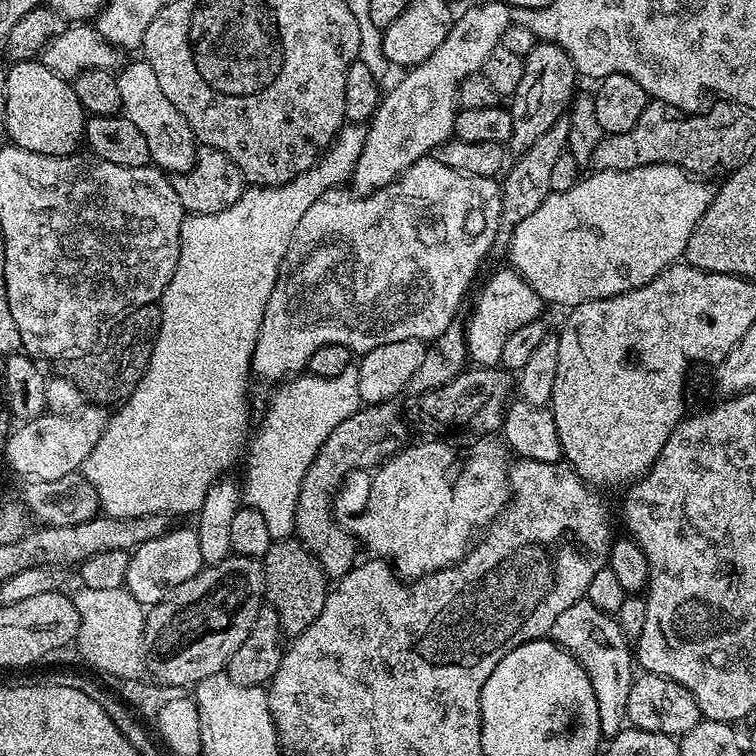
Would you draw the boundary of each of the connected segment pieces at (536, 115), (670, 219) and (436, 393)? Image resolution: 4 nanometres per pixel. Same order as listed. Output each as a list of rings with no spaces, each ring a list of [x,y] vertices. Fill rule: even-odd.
[[[538,42],[534,50],[524,57],[524,73],[522,82],[518,82],[518,90],[510,100],[512,113],[511,147],[523,150],[534,146],[554,122],[565,119],[566,113],[572,103],[572,97],[577,95],[576,80],[578,73],[574,62],[570,62],[570,54],[562,50],[562,46]]]
[[[651,164],[621,172],[593,171],[591,175],[585,175],[577,184],[570,186],[570,190],[549,192],[546,202],[542,202],[542,206],[538,206],[538,210],[534,210],[534,214],[529,214],[528,217],[522,218],[522,222],[518,222],[518,226],[512,231],[512,241],[508,243],[507,255],[512,256],[511,267],[515,268],[526,282],[530,282],[533,290],[546,302],[552,303],[553,300],[556,304],[565,304],[565,309],[568,310],[577,308],[582,302],[610,298],[634,290],[638,286],[646,286],[646,282],[650,282],[659,272],[672,267],[687,253],[690,234],[694,234],[694,230],[700,226],[702,214],[706,214],[714,195],[713,185],[708,185],[707,179],[697,178],[684,168],[673,164]]]
[[[469,367],[449,384],[423,393],[420,412],[428,420],[437,420],[448,428],[473,428],[476,434],[496,434],[503,429],[504,413],[514,396],[514,380],[503,367]]]

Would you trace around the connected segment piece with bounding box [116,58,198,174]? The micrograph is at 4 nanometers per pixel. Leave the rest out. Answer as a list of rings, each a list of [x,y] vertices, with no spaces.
[[[137,58],[133,64],[126,64],[119,69],[116,77],[118,91],[122,94],[122,115],[134,122],[134,126],[138,126],[138,131],[146,137],[146,146],[150,146],[150,161],[155,167],[169,174],[190,171],[196,161],[198,147],[196,135],[190,130],[190,122],[186,122],[186,118],[178,114],[178,106],[166,98],[147,60]]]

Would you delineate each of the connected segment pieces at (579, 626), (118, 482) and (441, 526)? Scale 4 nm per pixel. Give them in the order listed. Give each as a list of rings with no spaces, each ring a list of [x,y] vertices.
[[[587,598],[579,600],[558,614],[558,622],[554,622],[550,639],[559,648],[566,649],[580,663],[582,670],[586,670],[590,686],[594,686],[594,698],[598,698],[601,737],[617,736],[628,719],[628,699],[634,679],[634,652],[615,615],[598,610],[598,606],[591,604]]]
[[[345,123],[340,133],[336,135],[336,139],[324,149],[320,159],[310,170],[298,174],[298,178],[277,188],[245,187],[238,202],[234,202],[234,206],[226,206],[226,210],[218,214],[185,215],[180,235],[178,266],[174,270],[174,278],[168,283],[158,301],[162,314],[162,326],[158,330],[158,338],[150,354],[146,374],[142,374],[134,394],[130,394],[130,398],[119,405],[116,411],[120,412],[111,413],[106,430],[102,438],[98,440],[98,446],[90,452],[90,458],[86,458],[82,469],[82,474],[88,479],[90,486],[94,486],[98,494],[103,515],[114,518],[142,518],[150,514],[173,514],[172,512],[177,512],[180,516],[186,515],[187,512],[199,513],[206,494],[227,473],[224,471],[239,458],[240,451],[244,448],[244,439],[248,436],[248,376],[250,380],[252,355],[258,342],[258,330],[262,326],[262,314],[266,310],[270,290],[274,290],[280,264],[284,261],[286,250],[294,238],[294,230],[298,230],[298,221],[306,215],[306,210],[310,210],[310,206],[314,206],[314,202],[318,202],[318,198],[322,198],[326,190],[339,188],[351,181],[352,172],[358,166],[358,158],[362,158],[362,148],[366,146],[367,134],[368,130],[364,124]]]
[[[496,438],[477,440],[480,441],[473,446],[468,461],[461,468],[454,457],[444,456],[444,444],[440,440],[428,440],[425,444],[414,444],[410,448],[406,446],[395,456],[389,456],[371,473],[372,485],[368,488],[364,512],[358,513],[352,521],[347,521],[348,531],[363,547],[365,544],[372,551],[369,553],[373,557],[389,561],[401,577],[412,582],[429,572],[437,572],[463,560],[478,533],[487,529],[510,503],[509,449]]]

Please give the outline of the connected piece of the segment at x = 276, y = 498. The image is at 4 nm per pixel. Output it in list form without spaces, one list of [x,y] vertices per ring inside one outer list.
[[[352,365],[342,370],[341,374],[336,375],[334,378],[322,378],[321,376],[314,375],[311,373],[298,374],[291,377],[288,381],[281,383],[279,388],[272,396],[272,406],[269,408],[265,418],[264,424],[256,432],[256,437],[253,438],[250,446],[250,464],[248,466],[248,480],[243,481],[242,484],[242,500],[243,503],[250,508],[258,510],[262,514],[262,518],[266,521],[266,526],[269,527],[270,536],[273,540],[284,540],[289,539],[295,533],[296,526],[296,510],[298,502],[298,494],[301,490],[302,478],[305,477],[306,470],[309,469],[311,462],[317,456],[318,450],[321,448],[326,438],[330,436],[331,431],[334,430],[335,426],[339,423],[344,422],[351,414],[357,412],[361,405],[361,394],[359,393],[358,387],[358,366]]]

